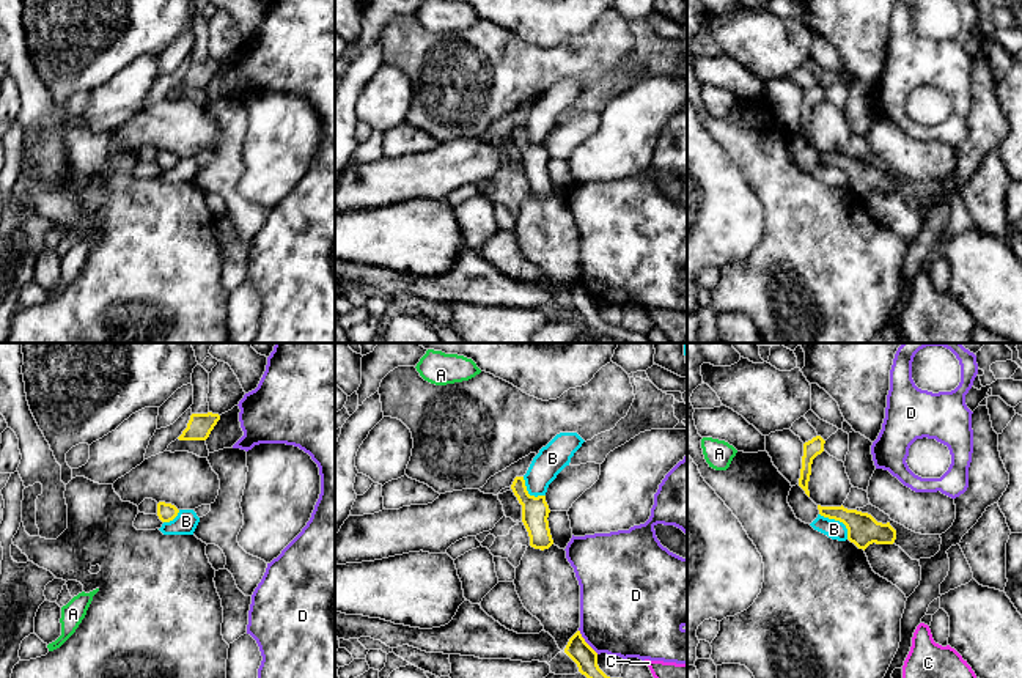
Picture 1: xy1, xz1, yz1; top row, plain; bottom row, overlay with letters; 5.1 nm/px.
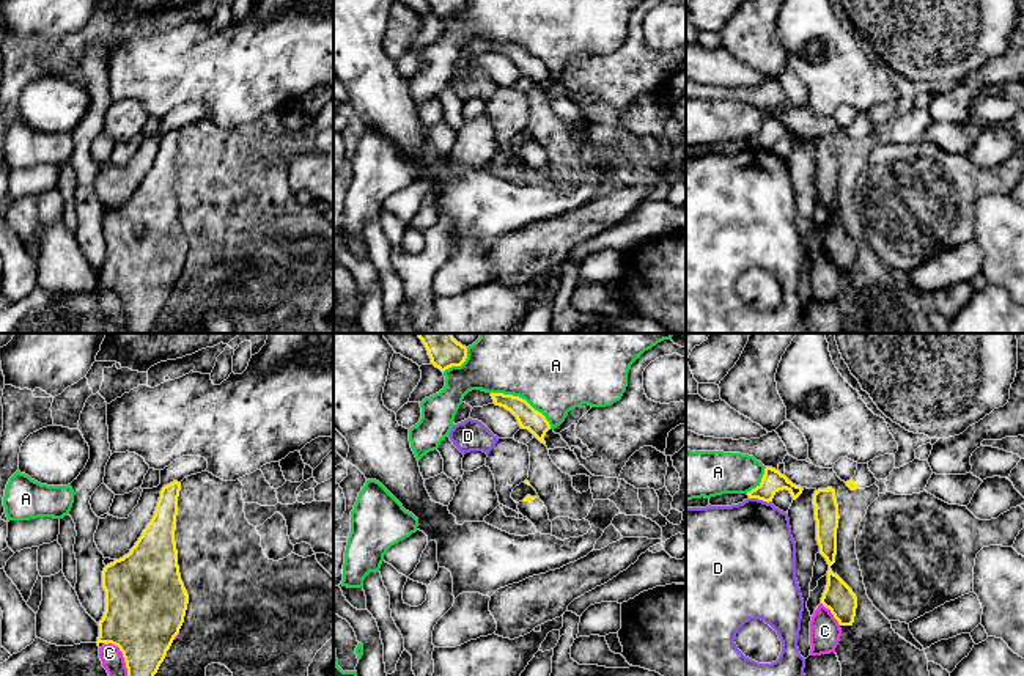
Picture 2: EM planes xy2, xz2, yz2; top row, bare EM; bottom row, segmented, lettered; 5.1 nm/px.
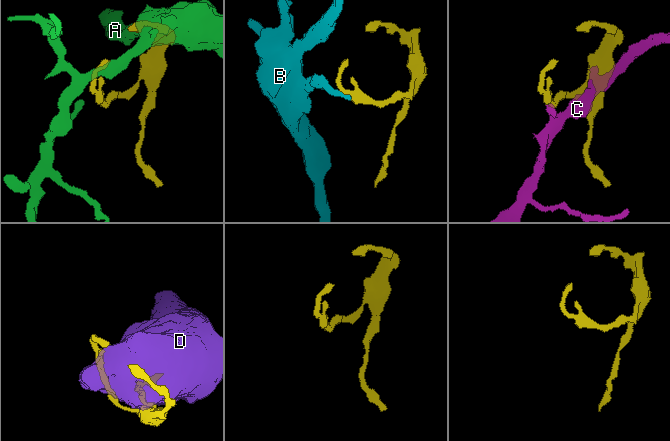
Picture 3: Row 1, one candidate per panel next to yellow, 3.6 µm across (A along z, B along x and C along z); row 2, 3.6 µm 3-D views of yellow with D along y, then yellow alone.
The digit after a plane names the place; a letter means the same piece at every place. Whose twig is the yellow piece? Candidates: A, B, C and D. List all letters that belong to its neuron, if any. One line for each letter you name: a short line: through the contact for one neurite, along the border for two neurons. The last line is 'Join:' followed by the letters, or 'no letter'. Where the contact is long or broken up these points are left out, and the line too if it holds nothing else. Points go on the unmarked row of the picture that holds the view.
Join: no letter

